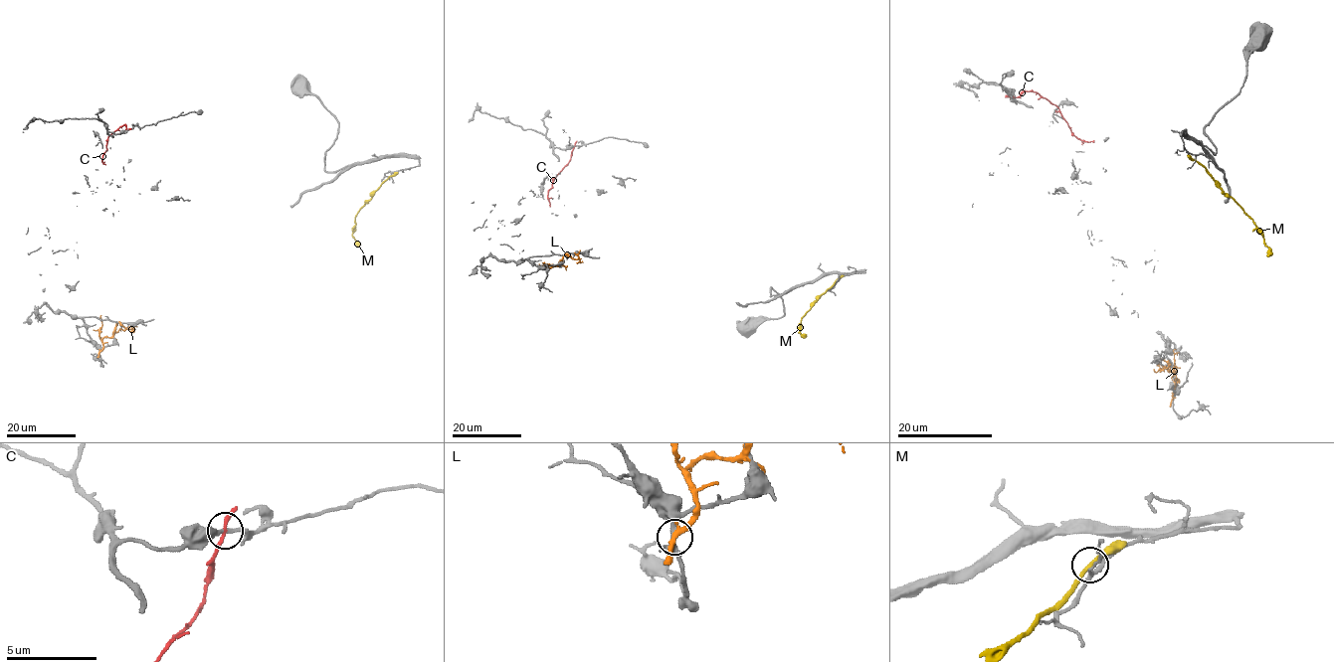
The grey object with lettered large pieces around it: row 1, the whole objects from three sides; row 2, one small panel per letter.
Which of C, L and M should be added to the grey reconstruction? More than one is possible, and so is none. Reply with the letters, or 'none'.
none

